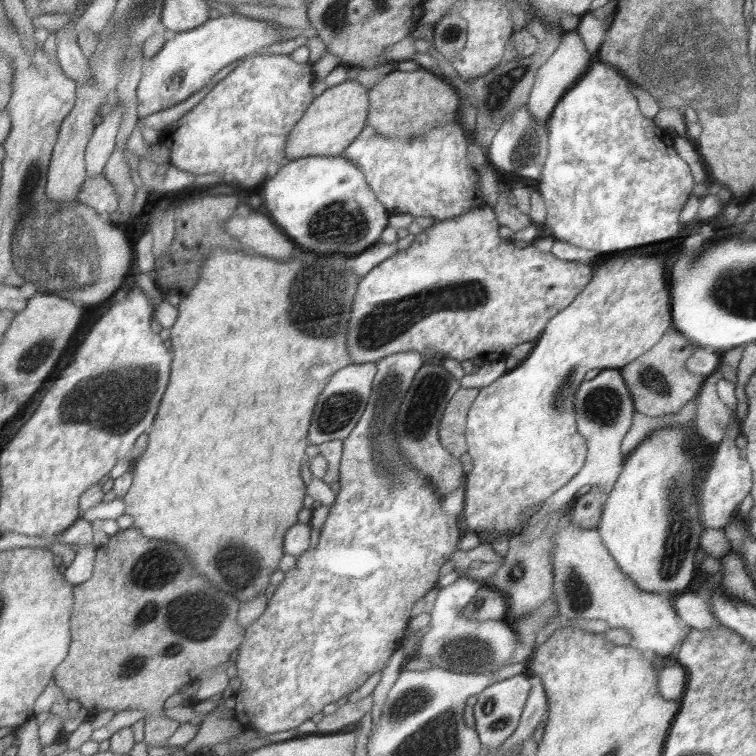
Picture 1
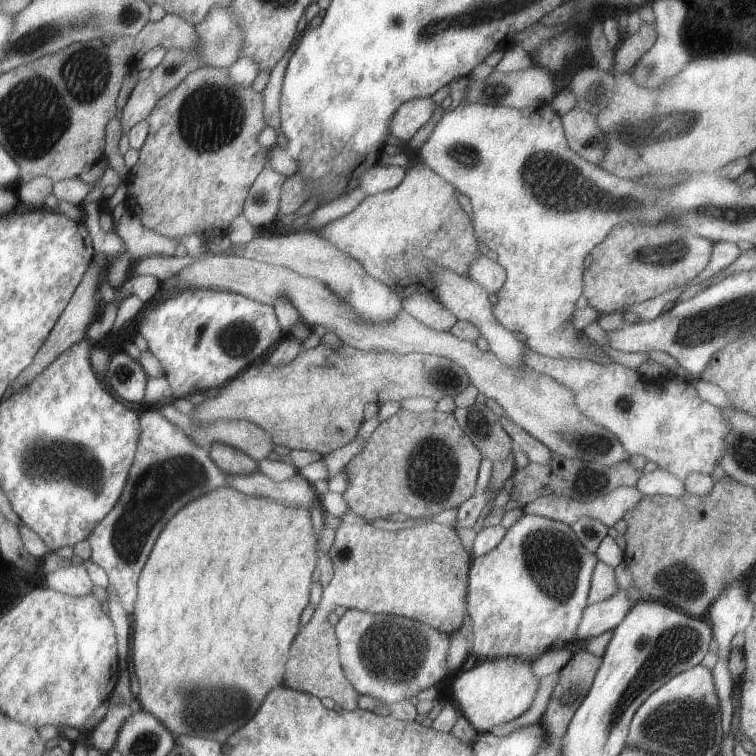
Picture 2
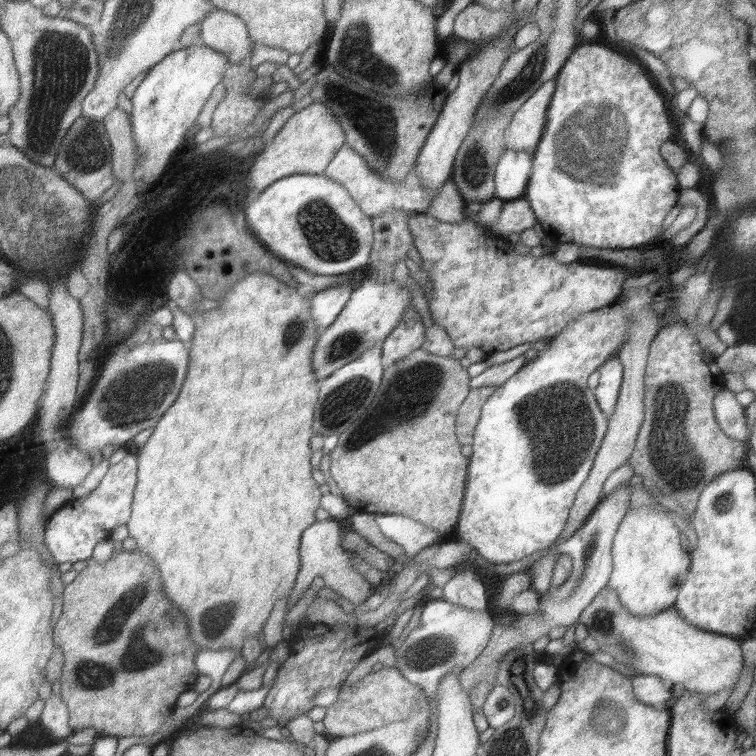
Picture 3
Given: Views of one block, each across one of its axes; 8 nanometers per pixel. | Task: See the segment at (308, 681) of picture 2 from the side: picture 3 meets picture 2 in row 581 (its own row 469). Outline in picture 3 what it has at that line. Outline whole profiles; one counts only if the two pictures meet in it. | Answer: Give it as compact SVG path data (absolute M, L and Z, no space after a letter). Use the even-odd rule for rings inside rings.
M422 348L384 369L381 385L366 412L339 434L331 457L331 476L341 495L356 513L394 513L414 518L441 534L458 524L466 483L469 458L461 452L456 436L456 414L470 394L468 369L454 357L441 357Z

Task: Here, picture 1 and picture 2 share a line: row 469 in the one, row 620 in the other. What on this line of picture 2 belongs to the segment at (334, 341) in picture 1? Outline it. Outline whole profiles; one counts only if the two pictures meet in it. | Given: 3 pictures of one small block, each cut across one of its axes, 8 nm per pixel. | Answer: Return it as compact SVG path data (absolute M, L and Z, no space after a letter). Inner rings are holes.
M230 485L210 490L176 512L158 536L137 582L138 596L133 614L132 662L140 684L137 700L142 709L163 722L175 737L182 734L200 736L215 740L223 746L232 734L248 722L248 719L254 718L268 693L283 683L290 647L301 631L301 616L310 603L312 574L318 567L316 546L317 538L309 510L284 506L278 500L270 500L262 496L248 496L234 490Z

